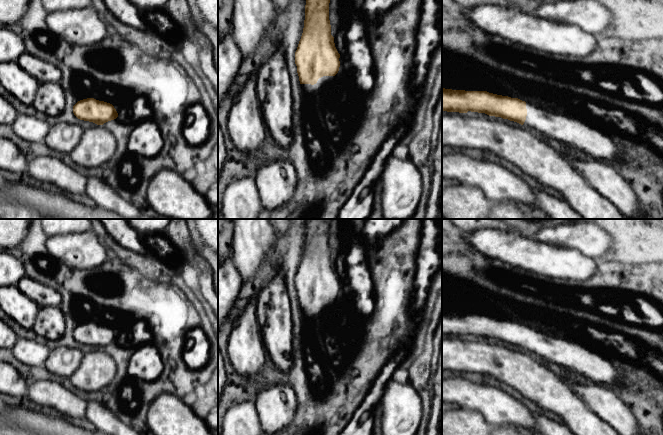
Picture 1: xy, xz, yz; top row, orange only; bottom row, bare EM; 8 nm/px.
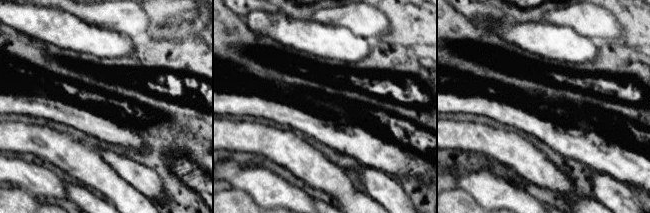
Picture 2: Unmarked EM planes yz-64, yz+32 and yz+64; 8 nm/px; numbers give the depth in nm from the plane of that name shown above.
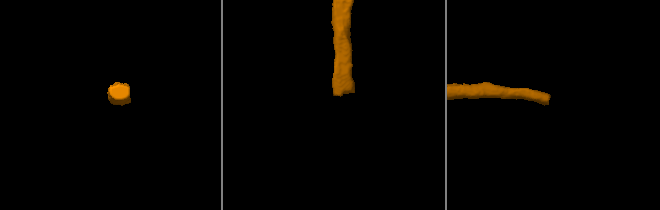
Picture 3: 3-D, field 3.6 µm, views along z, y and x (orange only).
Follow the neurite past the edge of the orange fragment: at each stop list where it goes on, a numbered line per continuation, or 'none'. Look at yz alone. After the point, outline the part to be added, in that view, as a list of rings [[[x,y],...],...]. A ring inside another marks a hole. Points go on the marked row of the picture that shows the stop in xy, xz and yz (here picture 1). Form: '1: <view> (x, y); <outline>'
1: yz (577, 134); [[[526,102],[527,116],[523,126],[530,127],[548,138],[582,151],[605,163],[627,161],[623,148],[599,129],[573,118],[544,110]]]

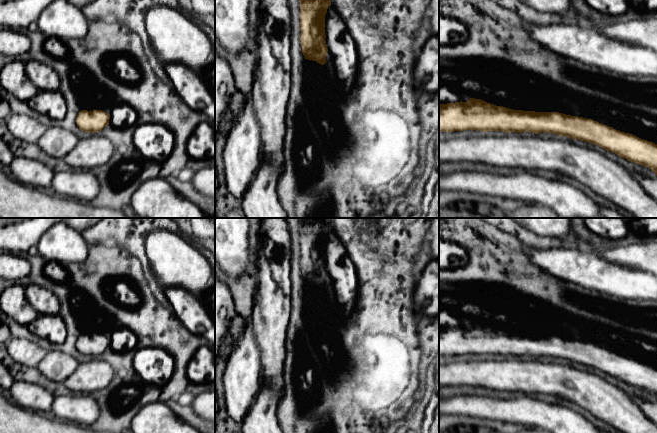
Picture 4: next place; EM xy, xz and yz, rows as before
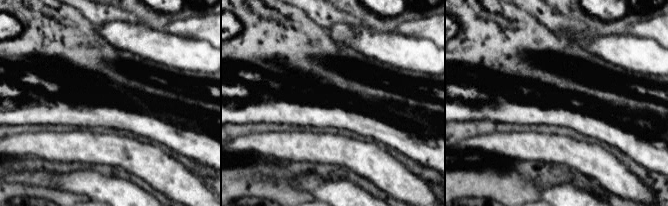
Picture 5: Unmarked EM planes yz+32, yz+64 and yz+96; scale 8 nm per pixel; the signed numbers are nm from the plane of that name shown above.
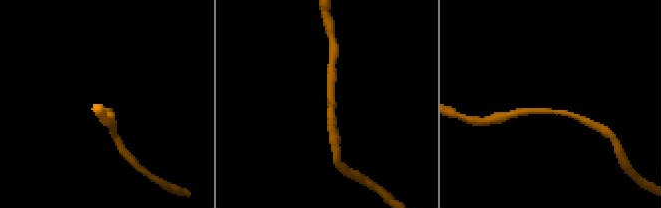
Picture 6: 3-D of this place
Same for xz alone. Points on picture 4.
none

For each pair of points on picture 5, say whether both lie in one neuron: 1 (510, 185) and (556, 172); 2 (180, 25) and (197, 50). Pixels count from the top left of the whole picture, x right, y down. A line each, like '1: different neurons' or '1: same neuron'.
1: same neuron
2: different neurons

